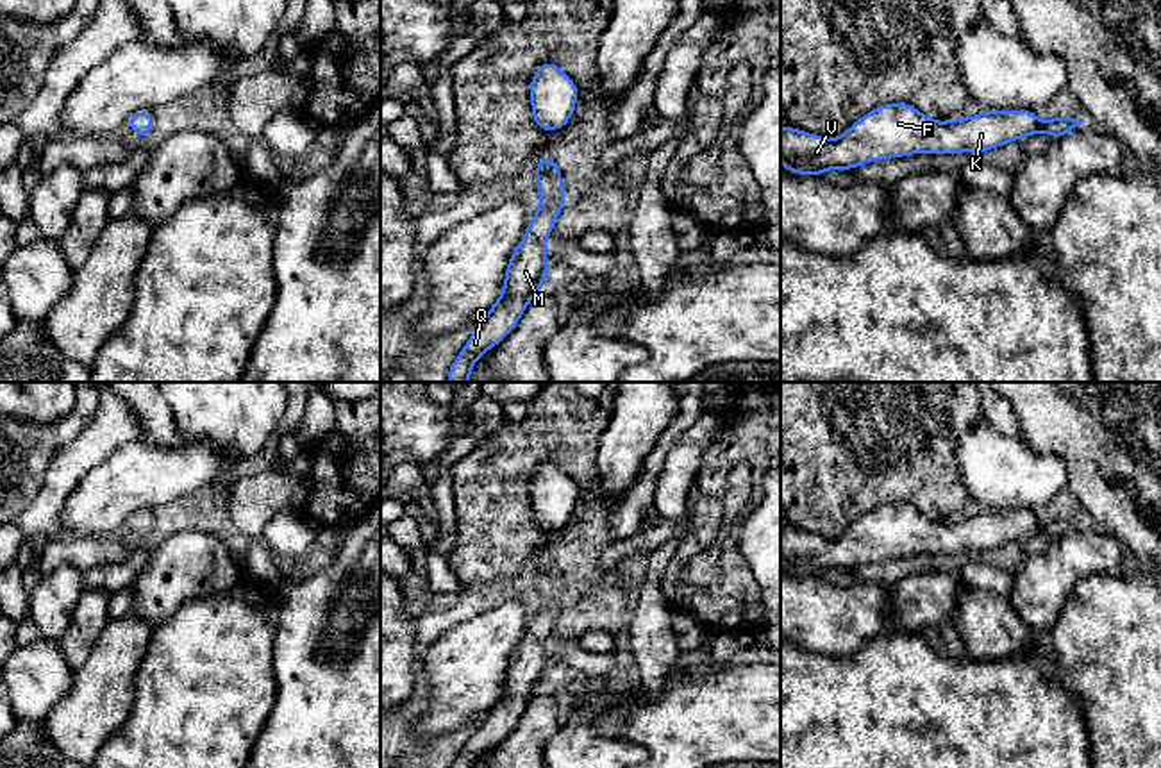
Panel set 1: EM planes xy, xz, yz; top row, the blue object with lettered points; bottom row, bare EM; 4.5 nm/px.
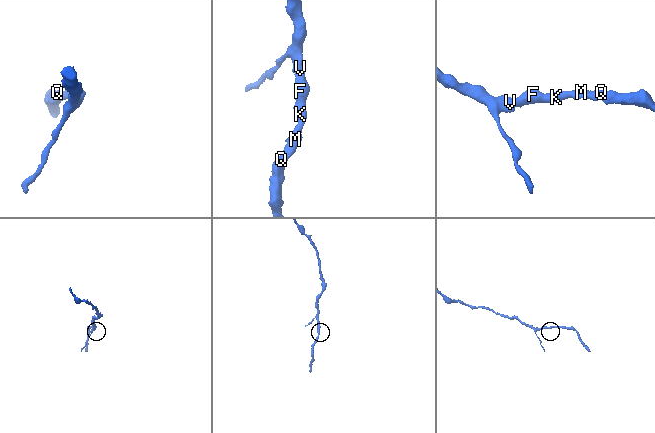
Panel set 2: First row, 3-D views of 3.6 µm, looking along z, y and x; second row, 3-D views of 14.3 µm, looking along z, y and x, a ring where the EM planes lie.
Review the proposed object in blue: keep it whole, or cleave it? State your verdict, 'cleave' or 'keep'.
keep

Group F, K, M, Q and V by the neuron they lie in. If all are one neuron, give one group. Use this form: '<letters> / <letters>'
F K M Q V

